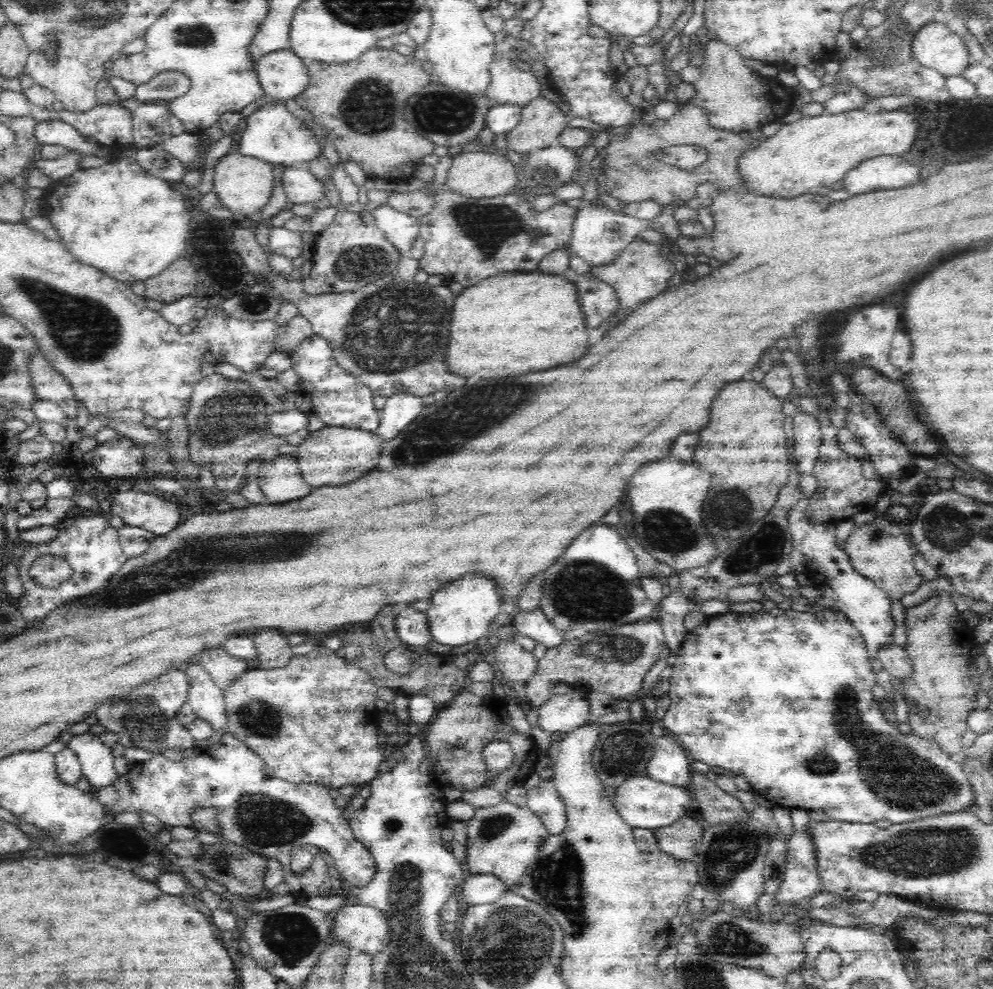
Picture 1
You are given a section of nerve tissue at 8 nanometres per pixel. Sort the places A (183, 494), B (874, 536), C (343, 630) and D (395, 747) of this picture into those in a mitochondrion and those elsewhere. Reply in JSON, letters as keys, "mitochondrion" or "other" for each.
{"A":"other","B":"mitochondrion","C":"other","D":"other"}

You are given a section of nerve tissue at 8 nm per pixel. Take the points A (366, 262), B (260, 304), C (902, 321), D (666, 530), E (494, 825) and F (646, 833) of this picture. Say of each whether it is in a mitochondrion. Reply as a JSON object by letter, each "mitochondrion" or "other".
{"A":"mitochondrion","B":"mitochondrion","C":"other","D":"mitochondrion","E":"mitochondrion","F":"other"}

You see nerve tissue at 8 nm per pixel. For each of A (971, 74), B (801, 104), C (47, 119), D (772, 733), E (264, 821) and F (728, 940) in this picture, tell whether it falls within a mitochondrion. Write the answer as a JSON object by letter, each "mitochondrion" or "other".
{"A":"other","B":"other","C":"other","D":"other","E":"mitochondrion","F":"mitochondrion"}

